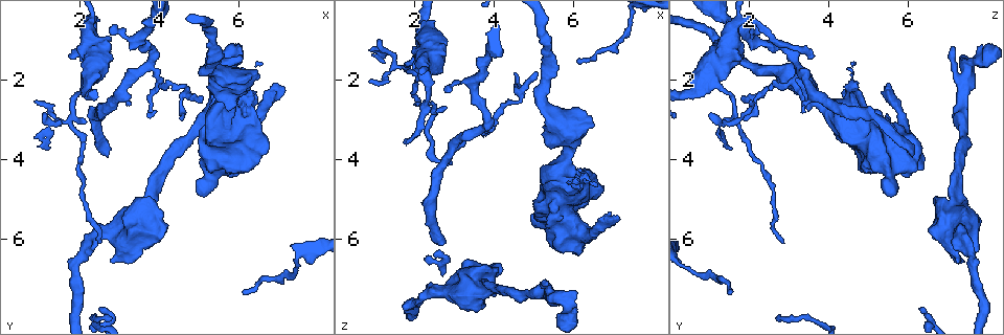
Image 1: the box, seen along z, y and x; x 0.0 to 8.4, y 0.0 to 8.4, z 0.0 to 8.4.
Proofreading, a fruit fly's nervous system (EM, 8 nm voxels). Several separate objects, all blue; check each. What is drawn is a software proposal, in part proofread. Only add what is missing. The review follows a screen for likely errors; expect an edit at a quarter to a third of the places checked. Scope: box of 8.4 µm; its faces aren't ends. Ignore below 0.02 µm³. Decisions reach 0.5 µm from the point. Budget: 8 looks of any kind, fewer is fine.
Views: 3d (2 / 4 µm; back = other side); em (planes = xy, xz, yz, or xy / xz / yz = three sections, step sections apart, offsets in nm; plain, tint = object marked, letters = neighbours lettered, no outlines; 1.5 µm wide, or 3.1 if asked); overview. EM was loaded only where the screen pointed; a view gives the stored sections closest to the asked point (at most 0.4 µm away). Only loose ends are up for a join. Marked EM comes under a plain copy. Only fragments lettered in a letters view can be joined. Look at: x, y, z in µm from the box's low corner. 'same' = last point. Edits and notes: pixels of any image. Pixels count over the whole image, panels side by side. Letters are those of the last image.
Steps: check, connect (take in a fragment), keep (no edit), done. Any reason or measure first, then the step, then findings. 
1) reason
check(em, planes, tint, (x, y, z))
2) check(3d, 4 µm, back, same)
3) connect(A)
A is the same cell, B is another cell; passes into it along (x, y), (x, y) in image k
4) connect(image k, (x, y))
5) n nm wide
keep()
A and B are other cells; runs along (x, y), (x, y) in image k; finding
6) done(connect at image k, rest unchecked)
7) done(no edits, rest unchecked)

branch stops here
check(em, planes, letters, (7.05, 2.20, 5.45))

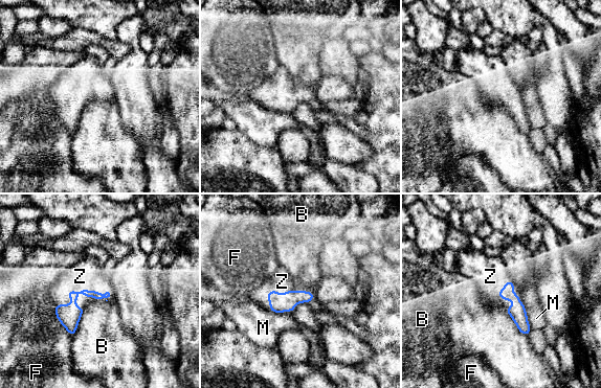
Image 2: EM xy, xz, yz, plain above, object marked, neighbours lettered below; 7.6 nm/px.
connect(Z)
Z is the same cell, B, F and M are other cells; passes into it along (69, 315), (72, 291), (80, 276) in image 2; the cell continues

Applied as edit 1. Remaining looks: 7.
see it whole again
check(overview)

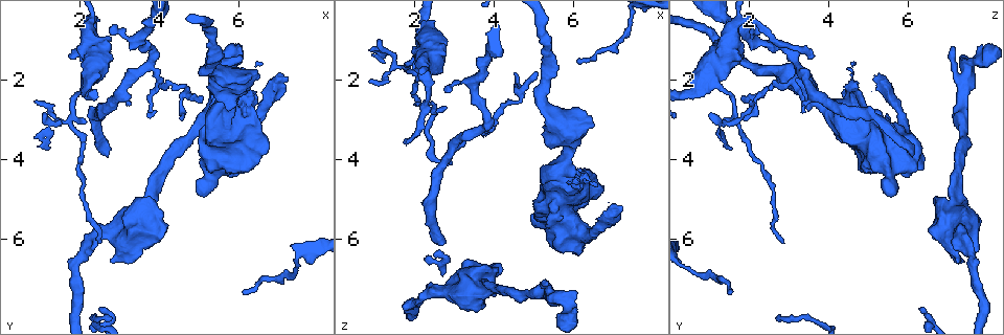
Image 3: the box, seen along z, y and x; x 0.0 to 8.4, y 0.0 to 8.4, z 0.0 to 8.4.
free end
check(em, xz, step 8, letters, (2.60, 3.90, 6.10))

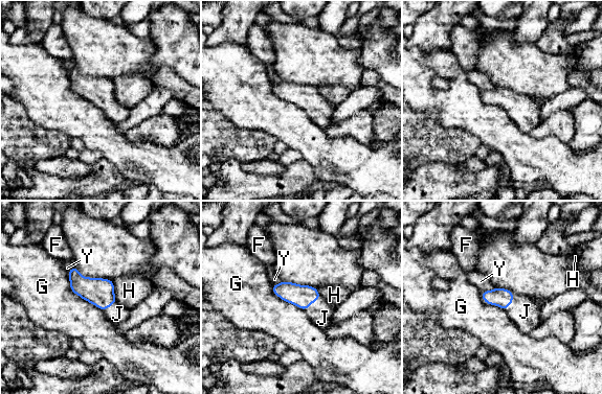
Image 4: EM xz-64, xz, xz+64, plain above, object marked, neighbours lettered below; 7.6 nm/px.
150 nm wide
connect(J)
J is the same cell, F, G, H and Y are other cells; passes into it along (503, 298), (512, 301), (525, 311) in image 4; it goes on there

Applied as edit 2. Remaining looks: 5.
check(overview)

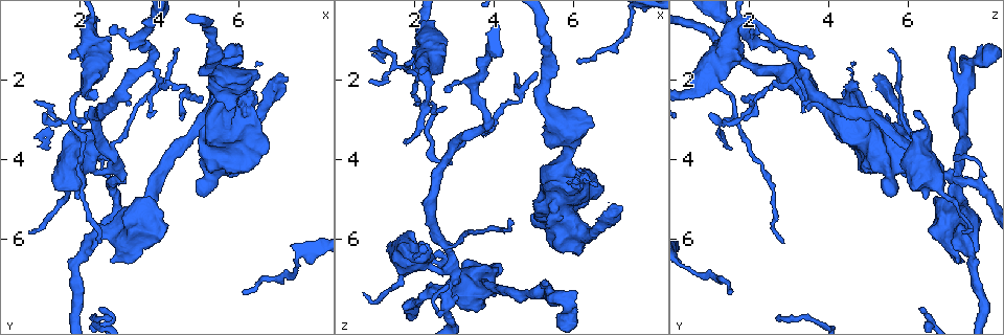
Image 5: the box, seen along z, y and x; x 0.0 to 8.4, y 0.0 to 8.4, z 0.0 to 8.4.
tapers out
check(3d, 2 µm, (0.90, 2.55, 2.00))

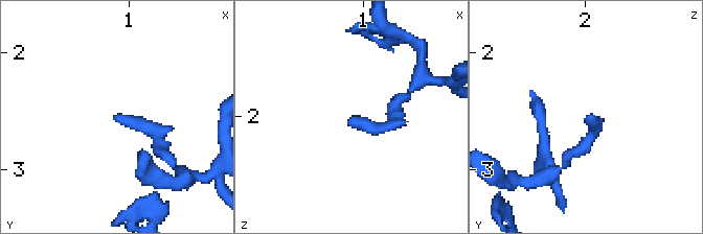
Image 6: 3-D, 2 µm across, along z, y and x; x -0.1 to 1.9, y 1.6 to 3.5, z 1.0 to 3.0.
now the EM
check(em, planes, letters, (0.88, 2.54, 2.02))

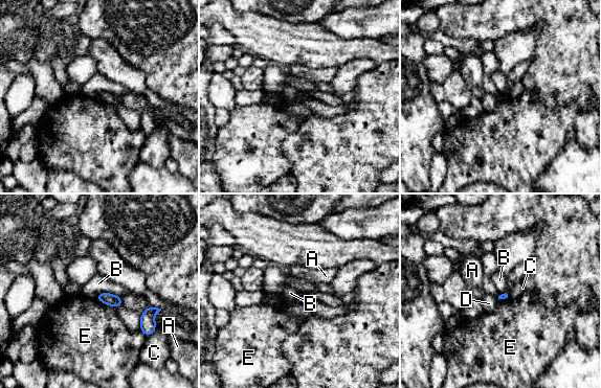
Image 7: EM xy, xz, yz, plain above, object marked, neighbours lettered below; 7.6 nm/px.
keep()
A, B, C, D and E are other cells; border along (95, 296), (112, 293), (119, 297) in image 7; none of them fits

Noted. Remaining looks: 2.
done(connect at image 2, connect at image 4, rest unchecked)

